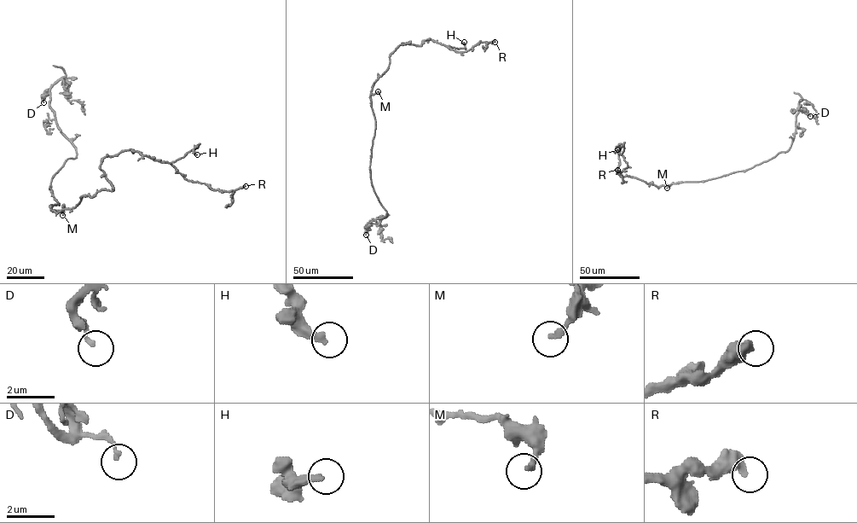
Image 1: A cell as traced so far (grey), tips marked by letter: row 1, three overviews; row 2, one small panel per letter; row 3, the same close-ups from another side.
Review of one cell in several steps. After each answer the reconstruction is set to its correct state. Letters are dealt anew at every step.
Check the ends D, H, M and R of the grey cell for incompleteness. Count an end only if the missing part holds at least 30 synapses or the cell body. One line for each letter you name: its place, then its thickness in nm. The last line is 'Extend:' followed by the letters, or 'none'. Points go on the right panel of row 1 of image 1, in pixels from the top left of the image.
Extend: none

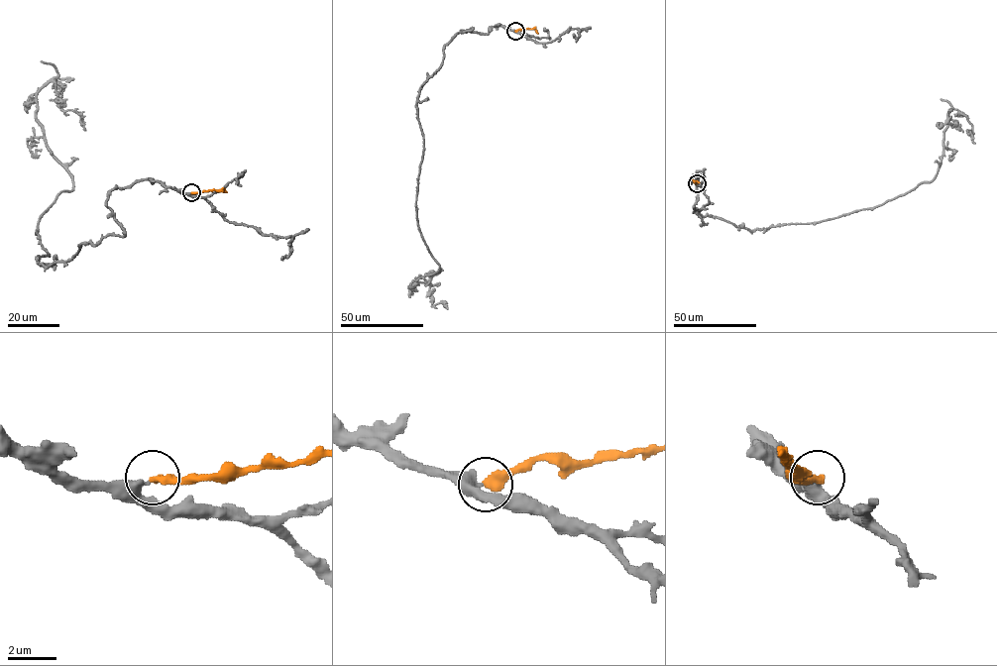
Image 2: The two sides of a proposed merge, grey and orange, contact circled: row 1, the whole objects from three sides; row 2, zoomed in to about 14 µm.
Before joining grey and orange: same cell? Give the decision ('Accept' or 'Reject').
Accept

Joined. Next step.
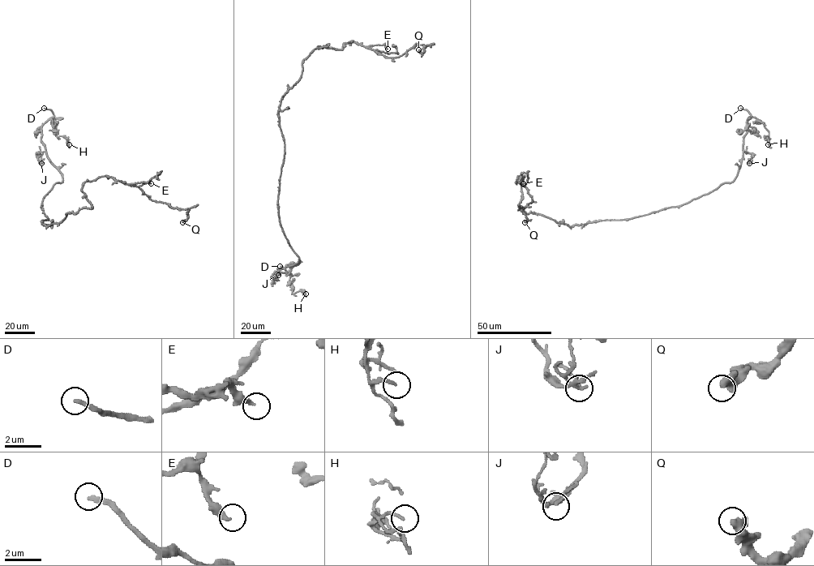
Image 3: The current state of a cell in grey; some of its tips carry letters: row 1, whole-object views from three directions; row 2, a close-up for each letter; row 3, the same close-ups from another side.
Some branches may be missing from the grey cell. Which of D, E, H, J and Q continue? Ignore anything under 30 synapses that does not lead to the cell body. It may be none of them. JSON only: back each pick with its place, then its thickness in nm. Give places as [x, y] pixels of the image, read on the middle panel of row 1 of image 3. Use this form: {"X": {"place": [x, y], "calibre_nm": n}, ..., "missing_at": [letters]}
{"D": {"place": [280, 266], "calibre_nm": 200}, "missing_at": ["D"]}

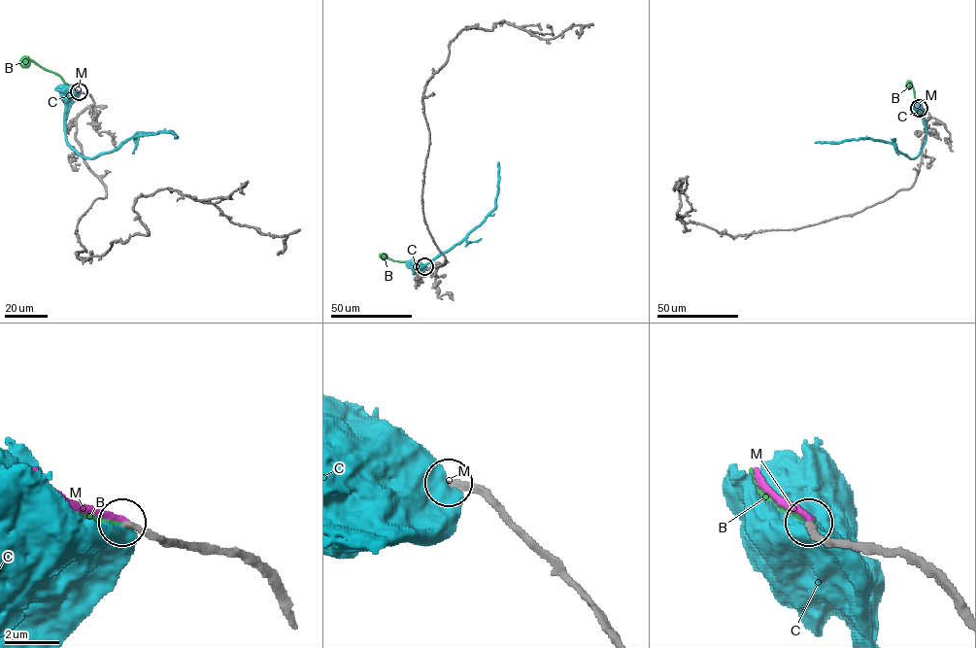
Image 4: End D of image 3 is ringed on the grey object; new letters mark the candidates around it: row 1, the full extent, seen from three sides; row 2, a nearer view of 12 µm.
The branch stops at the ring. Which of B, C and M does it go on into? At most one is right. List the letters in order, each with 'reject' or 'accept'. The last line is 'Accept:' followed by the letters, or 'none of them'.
B: reject
C: reject
M: reject
Accept: none of them

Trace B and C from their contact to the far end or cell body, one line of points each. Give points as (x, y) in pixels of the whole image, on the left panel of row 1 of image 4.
B: (80, 91), (69, 87), (59, 76), (25, 61)
C: (80, 91), (67, 92)

